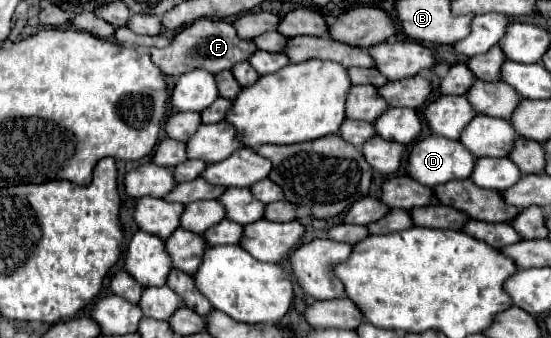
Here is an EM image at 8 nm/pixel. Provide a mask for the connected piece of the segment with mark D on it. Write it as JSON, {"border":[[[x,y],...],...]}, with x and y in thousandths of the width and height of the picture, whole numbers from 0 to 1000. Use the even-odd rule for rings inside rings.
{"border":[[[779,399],[753,423],[739,506],[760,541],[793,553],[822,530],[851,530],[866,464],[833,417]]]}

